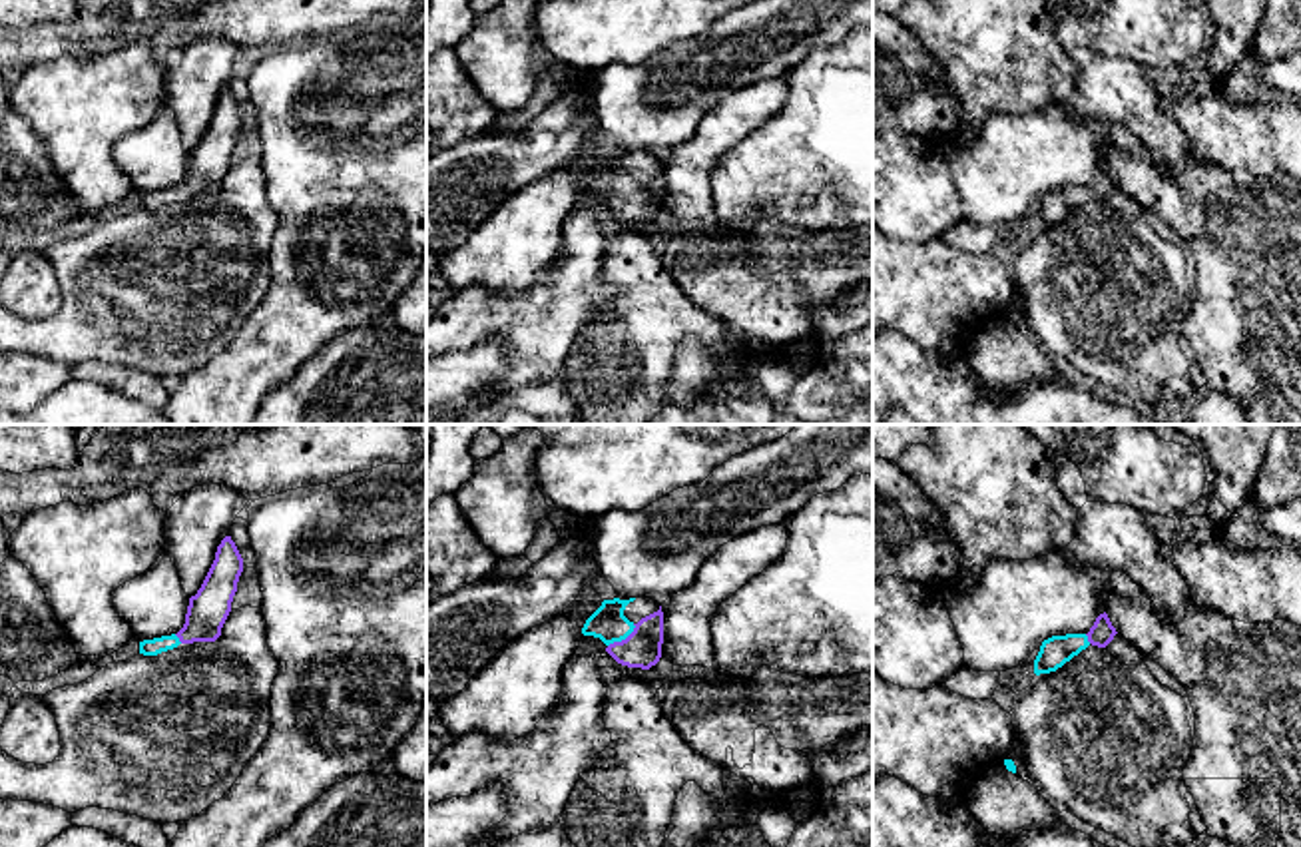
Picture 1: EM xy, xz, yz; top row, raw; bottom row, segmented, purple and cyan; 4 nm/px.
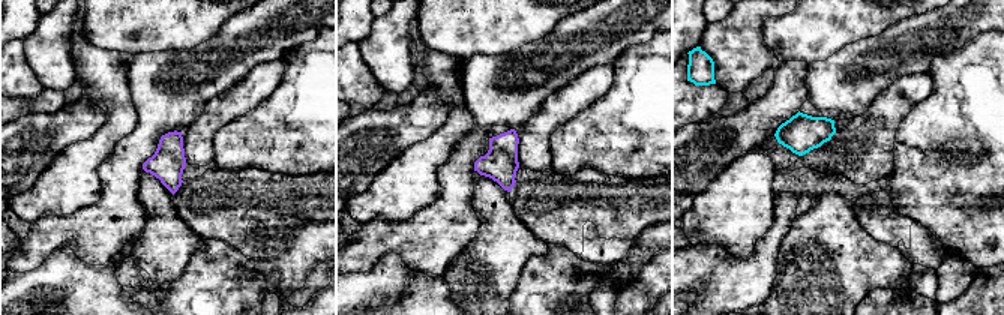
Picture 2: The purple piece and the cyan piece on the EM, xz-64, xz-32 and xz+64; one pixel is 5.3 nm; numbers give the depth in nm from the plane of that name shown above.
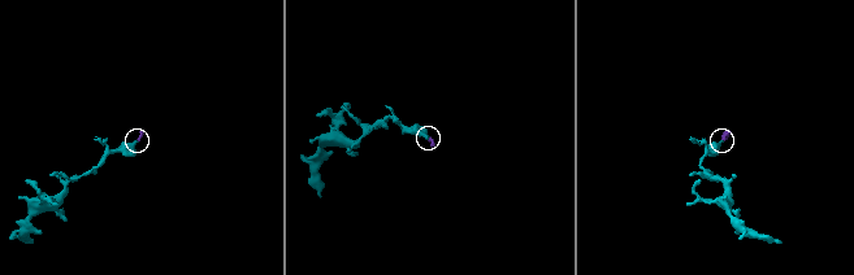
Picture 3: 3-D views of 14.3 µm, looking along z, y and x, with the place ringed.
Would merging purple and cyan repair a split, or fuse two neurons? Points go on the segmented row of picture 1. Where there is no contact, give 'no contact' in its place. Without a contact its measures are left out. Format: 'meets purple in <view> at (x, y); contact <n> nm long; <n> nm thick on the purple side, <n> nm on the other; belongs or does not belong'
meets purple in xz at (622, 640); contact 150 nm long; 160 nm thick on the purple side, 140 nm on the other; belongs

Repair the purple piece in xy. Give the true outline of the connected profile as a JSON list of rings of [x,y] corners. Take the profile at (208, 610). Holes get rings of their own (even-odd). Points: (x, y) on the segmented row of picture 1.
[[[225,536],[201,588],[189,598],[183,628],[171,636],[139,642],[139,654],[157,656],[179,644],[215,642],[231,612],[241,572],[243,558],[231,536]]]

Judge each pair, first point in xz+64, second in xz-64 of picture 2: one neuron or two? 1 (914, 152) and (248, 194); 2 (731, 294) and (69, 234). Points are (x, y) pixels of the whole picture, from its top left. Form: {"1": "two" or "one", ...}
{"1": "two", "2": "one"}

